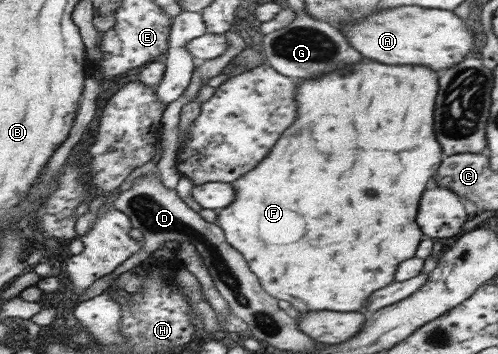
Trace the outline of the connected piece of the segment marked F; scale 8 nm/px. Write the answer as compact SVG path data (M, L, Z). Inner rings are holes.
M360 62L354 64L350 70L336 70L326 74L318 80L298 80L294 100L302 100L302 120L294 124L294 128L286 130L286 136L277 142L273 151L265 160L258 164L254 171L232 183L238 192L236 201L230 206L219 210L217 224L224 230L226 240L236 250L240 251L248 261L250 268L260 279L264 290L275 298L290 302L291 312L318 312L318 310L332 310L332 312L359 312L366 306L367 299L374 290L384 288L394 280L396 266L402 260L414 257L418 243L424 236L414 222L418 198L426 188L428 176L440 164L440 146L434 140L432 132L432 106L436 98L436 74L428 68L414 68L414 66L386 66L378 62Z

